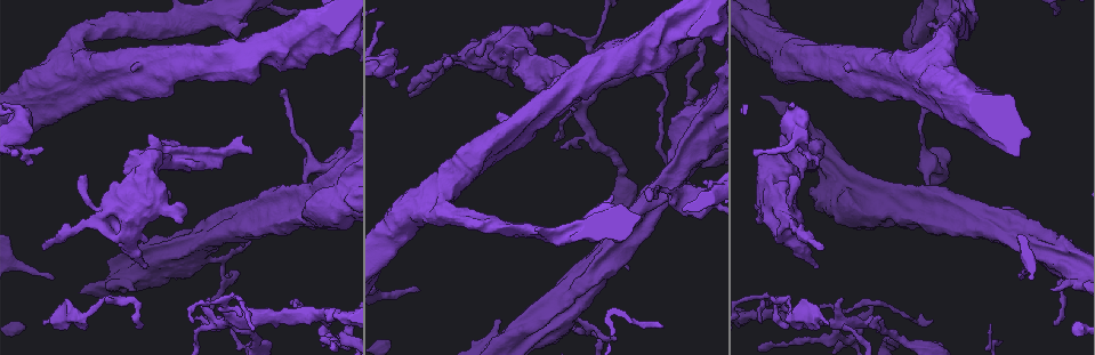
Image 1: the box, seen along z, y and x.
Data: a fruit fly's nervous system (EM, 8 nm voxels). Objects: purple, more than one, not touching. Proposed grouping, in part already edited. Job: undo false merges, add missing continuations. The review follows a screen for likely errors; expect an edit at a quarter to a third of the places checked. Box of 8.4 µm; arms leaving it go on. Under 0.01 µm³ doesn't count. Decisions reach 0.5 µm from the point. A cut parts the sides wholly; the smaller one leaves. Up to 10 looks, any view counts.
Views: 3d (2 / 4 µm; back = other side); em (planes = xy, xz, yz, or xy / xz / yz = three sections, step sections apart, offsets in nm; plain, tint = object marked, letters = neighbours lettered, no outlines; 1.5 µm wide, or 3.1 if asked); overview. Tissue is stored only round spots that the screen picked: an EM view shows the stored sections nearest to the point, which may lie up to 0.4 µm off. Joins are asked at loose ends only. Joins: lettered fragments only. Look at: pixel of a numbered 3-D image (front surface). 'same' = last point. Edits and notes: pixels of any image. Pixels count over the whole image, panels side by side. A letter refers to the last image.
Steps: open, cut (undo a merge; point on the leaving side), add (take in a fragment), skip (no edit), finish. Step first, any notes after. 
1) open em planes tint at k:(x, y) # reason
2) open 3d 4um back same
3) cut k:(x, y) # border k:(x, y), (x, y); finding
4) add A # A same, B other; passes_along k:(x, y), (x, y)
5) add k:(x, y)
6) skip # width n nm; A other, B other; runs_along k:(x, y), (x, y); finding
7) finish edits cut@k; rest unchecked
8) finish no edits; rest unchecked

open 3d 2um at 1:(146, 268) # an open end

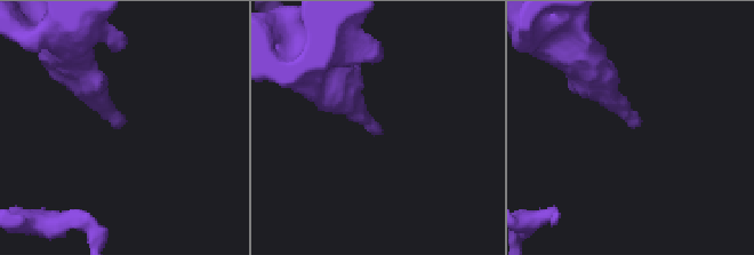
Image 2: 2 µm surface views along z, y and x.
open em yz step 8 tint at 2:(373, 132) # need the tissue

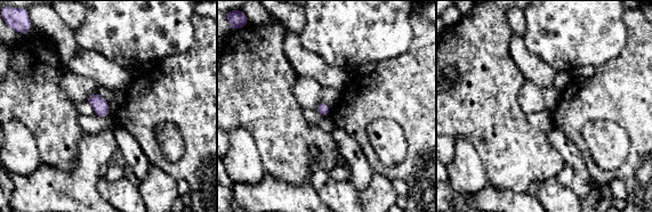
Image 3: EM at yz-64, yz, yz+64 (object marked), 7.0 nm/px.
open em planes letters same # another direction

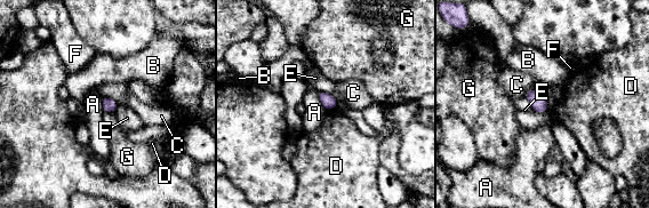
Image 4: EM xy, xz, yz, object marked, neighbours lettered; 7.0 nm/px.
skip # A other, B other, C other, D other, E other, F other, G other; border 4:(318, 92), (318, 98), (326, 110); no lettered fragment goes on from it

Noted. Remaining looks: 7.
open em yz step 4 tint at 1:(383, 59) # sudden change in width

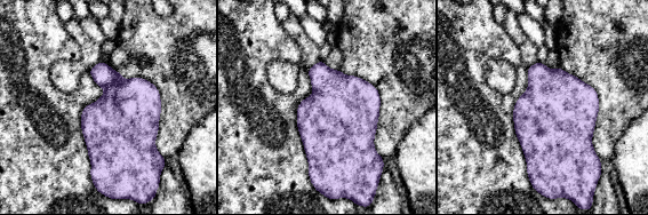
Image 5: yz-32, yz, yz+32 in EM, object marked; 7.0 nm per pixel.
open em planes letters same

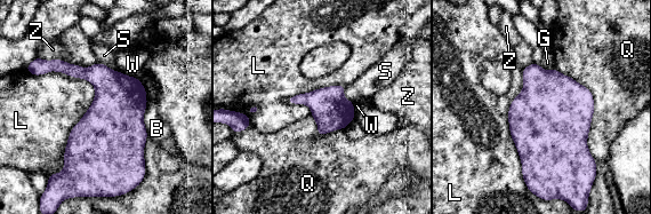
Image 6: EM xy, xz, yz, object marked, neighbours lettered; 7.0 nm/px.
skip # width 440 nm; B other, G other, L other, Q other, S other, W other, Z other; border 6:(50, 70), (94, 87), (58, 173); all the same cell

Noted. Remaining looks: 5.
open 3d 4um at 1:(823, 245) # free end

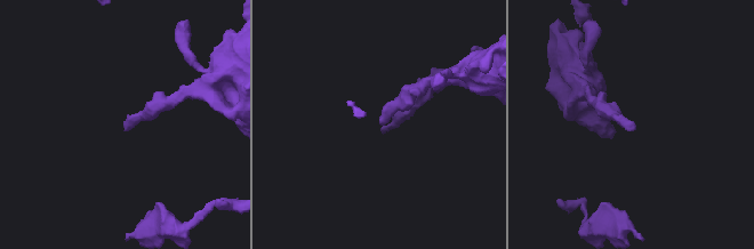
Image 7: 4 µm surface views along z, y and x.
open em xy step 8 letters at 7:(633, 124) # now the EM

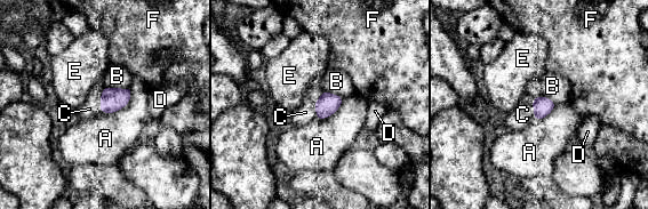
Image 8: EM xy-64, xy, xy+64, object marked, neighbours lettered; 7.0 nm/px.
open em planes letters same

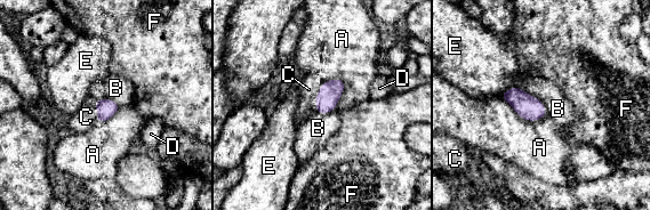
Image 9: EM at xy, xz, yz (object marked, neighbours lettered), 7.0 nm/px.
add C # width 140 nm; A other, B other, C same, D other, E other, F other; it goes on there

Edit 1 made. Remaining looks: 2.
open overview

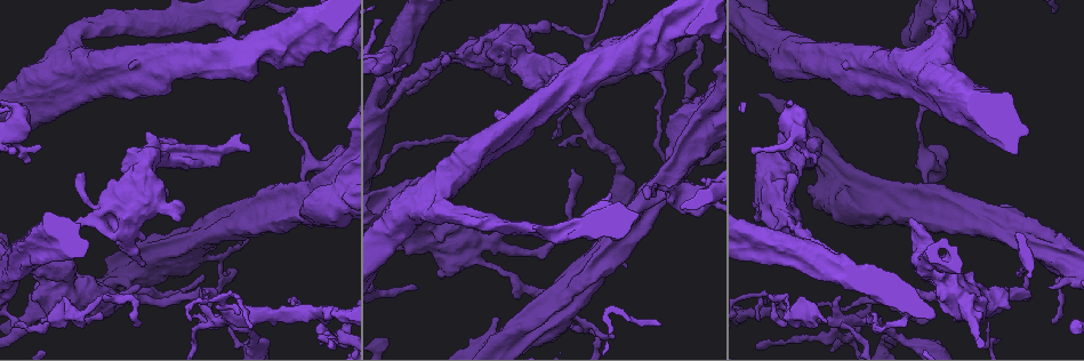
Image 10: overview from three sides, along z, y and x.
open em planes letters at 10:(500, 268) # sudden change in width

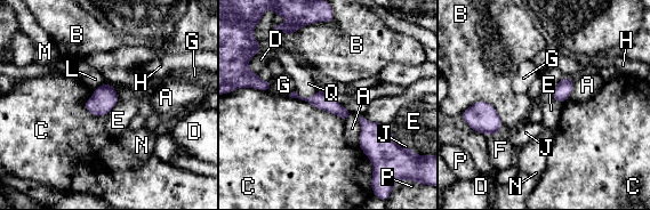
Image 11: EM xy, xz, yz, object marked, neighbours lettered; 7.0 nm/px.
skip # longest_contact C 440 nm; A other, B other, C other, D other, E other, F other, G other, H other, J other, L other, M other, N other, P other, Q other; continuous, no second cell

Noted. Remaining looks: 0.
finish edits add@9; rest unchecked

